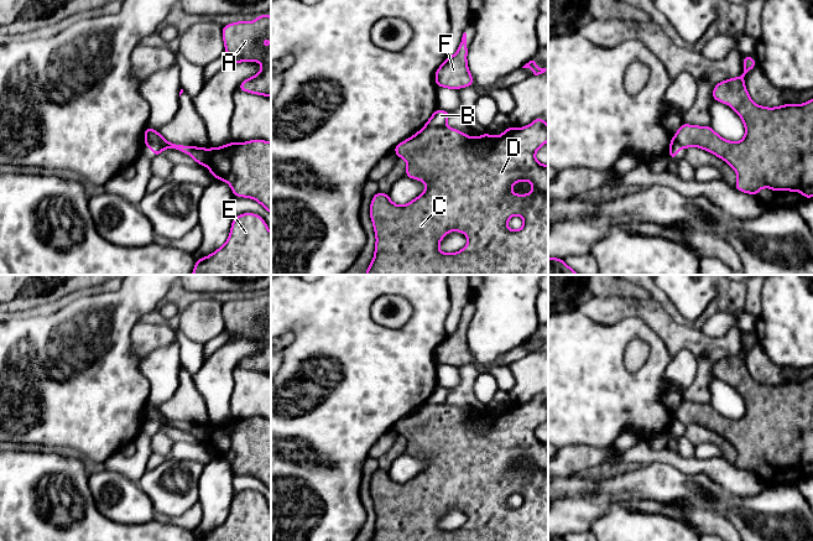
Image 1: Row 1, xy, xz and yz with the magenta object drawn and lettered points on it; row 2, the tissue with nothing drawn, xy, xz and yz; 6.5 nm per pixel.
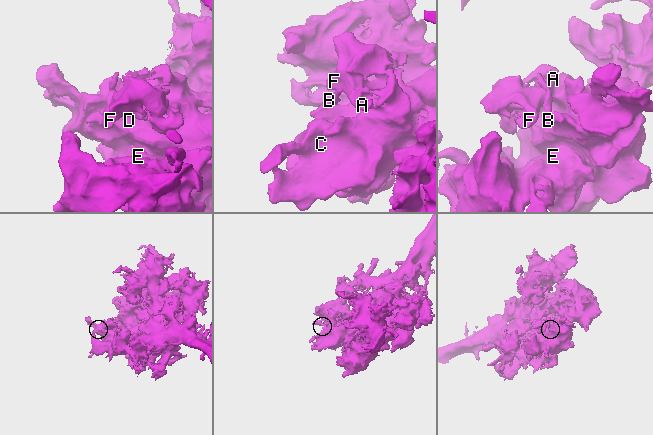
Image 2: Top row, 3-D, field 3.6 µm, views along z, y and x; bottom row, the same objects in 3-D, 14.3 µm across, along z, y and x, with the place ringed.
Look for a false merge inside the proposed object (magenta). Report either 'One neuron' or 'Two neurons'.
Two neurons

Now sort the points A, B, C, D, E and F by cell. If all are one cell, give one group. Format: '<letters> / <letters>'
A C D E F / B

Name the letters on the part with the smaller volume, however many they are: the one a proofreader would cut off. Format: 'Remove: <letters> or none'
Remove: B

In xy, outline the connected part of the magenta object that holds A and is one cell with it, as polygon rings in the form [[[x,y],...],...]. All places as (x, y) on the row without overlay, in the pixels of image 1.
[[[260,292],[251,300],[238,298],[223,303],[223,317],[229,342],[261,339],[262,347],[245,357],[238,368],[271,374],[271,322],[262,324],[260,317],[271,317],[271,293]]]

